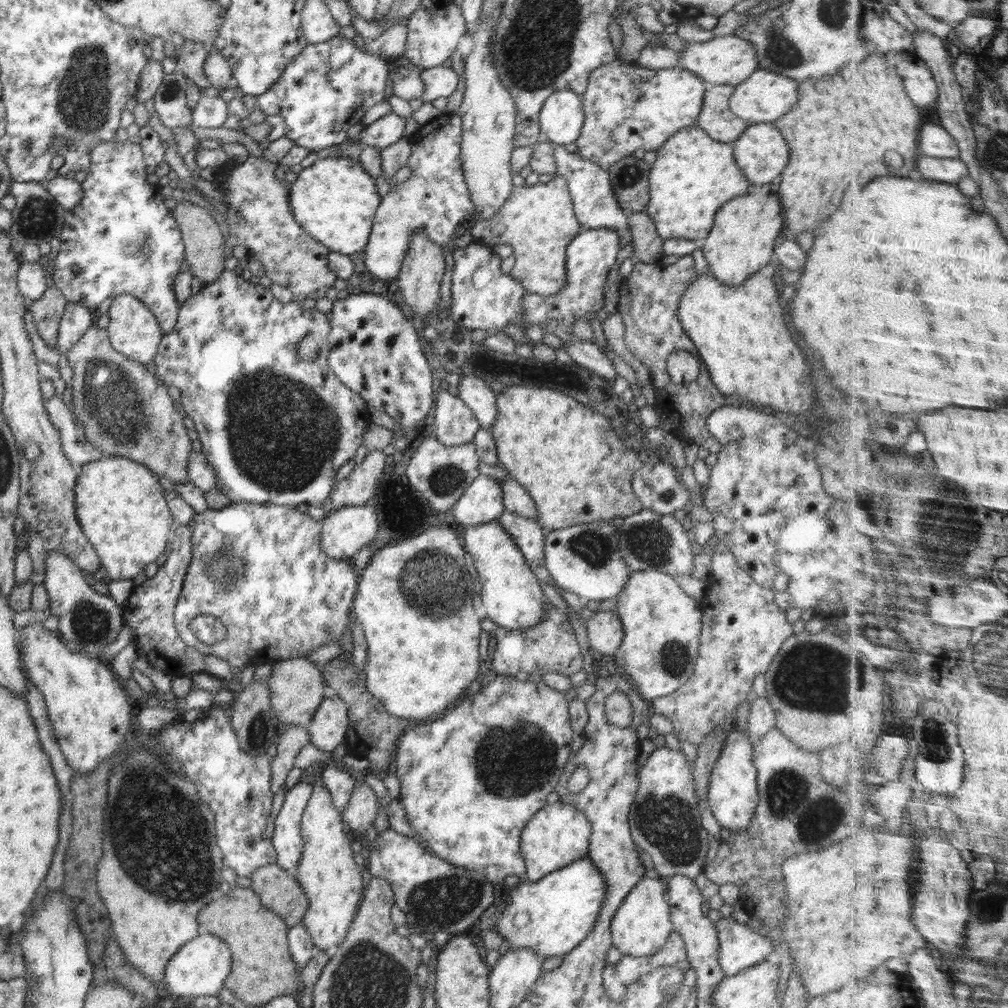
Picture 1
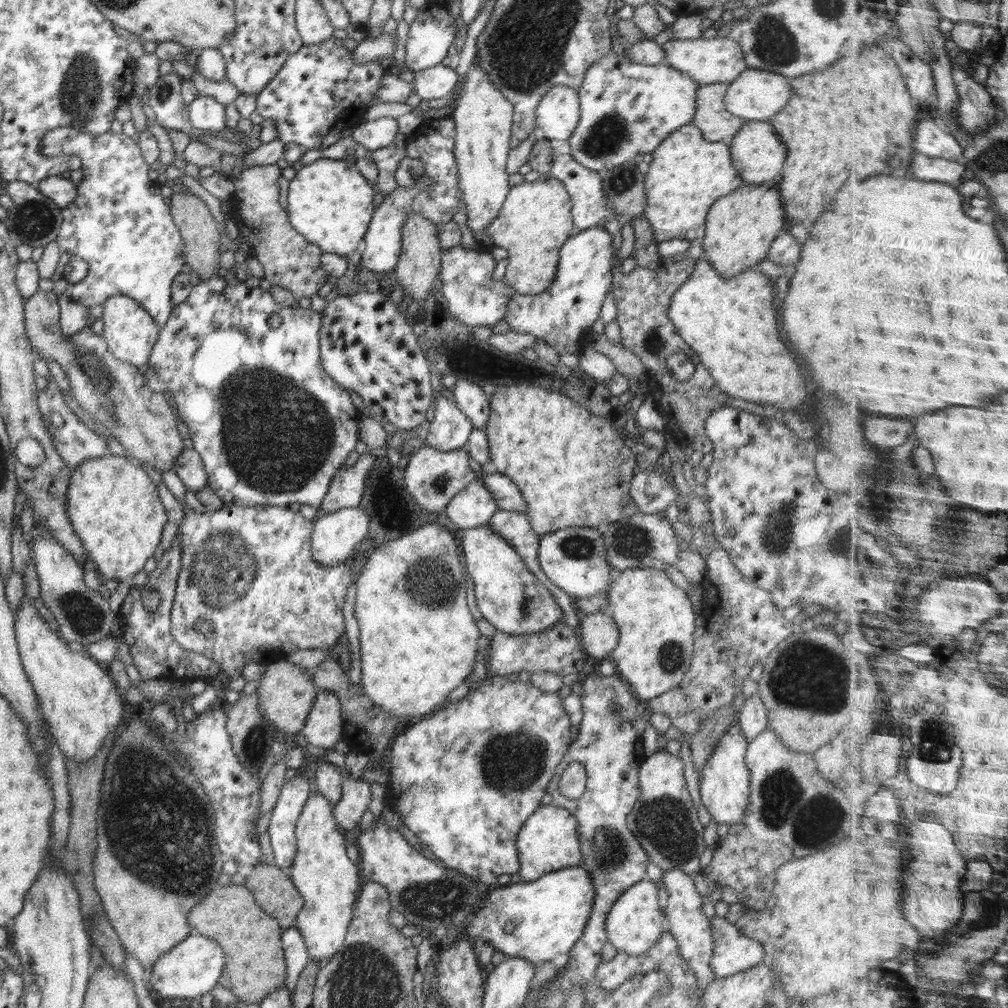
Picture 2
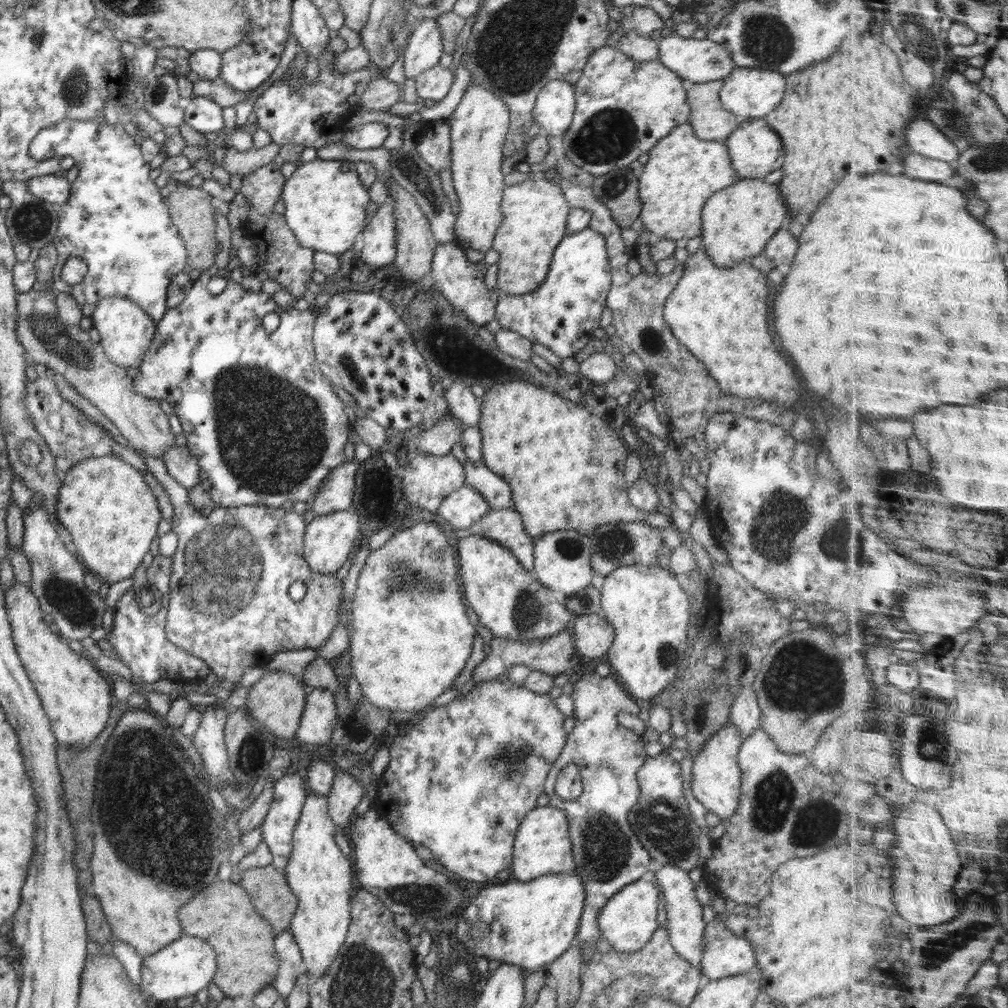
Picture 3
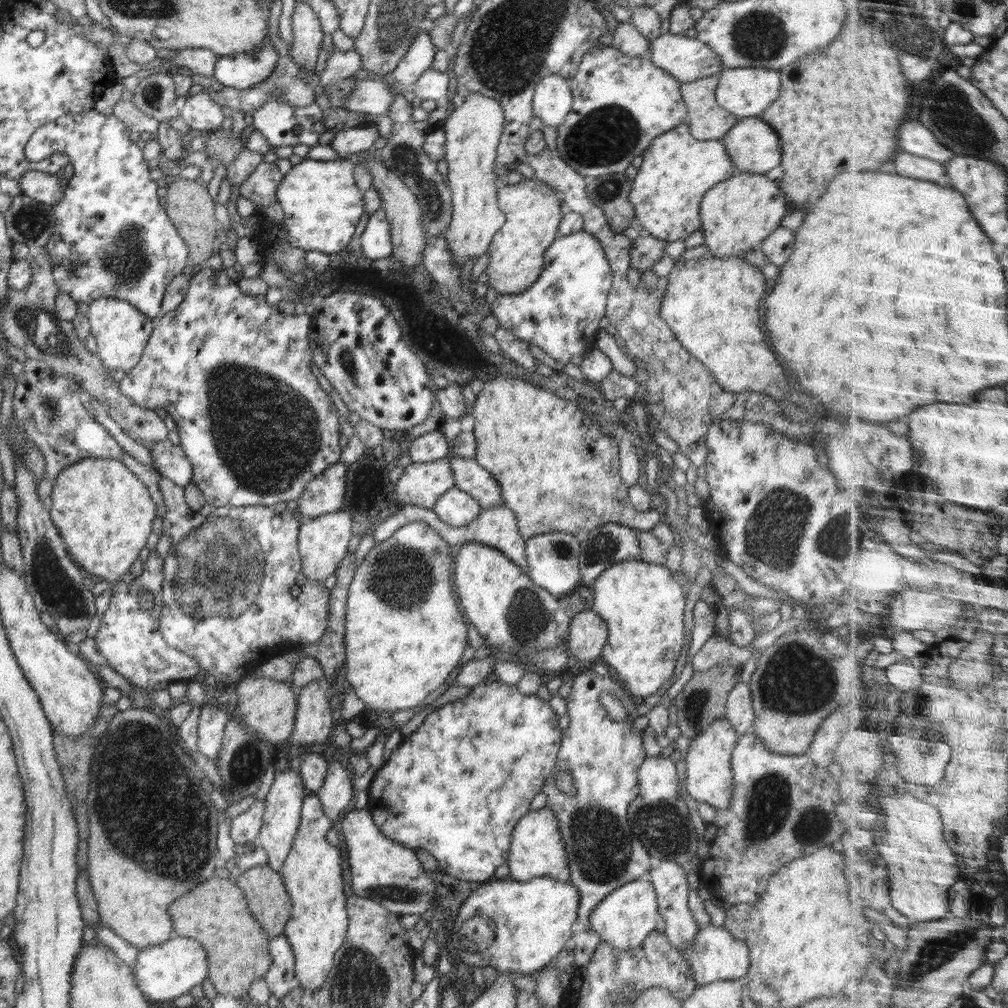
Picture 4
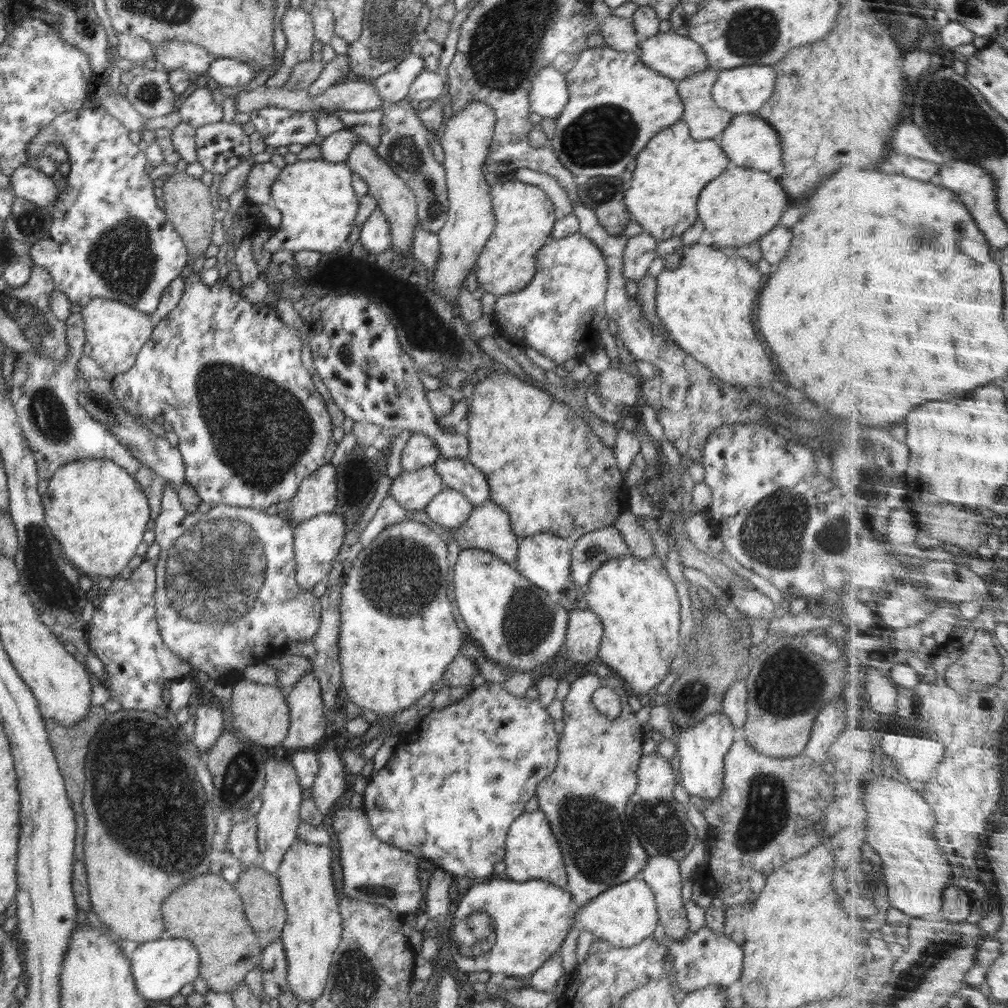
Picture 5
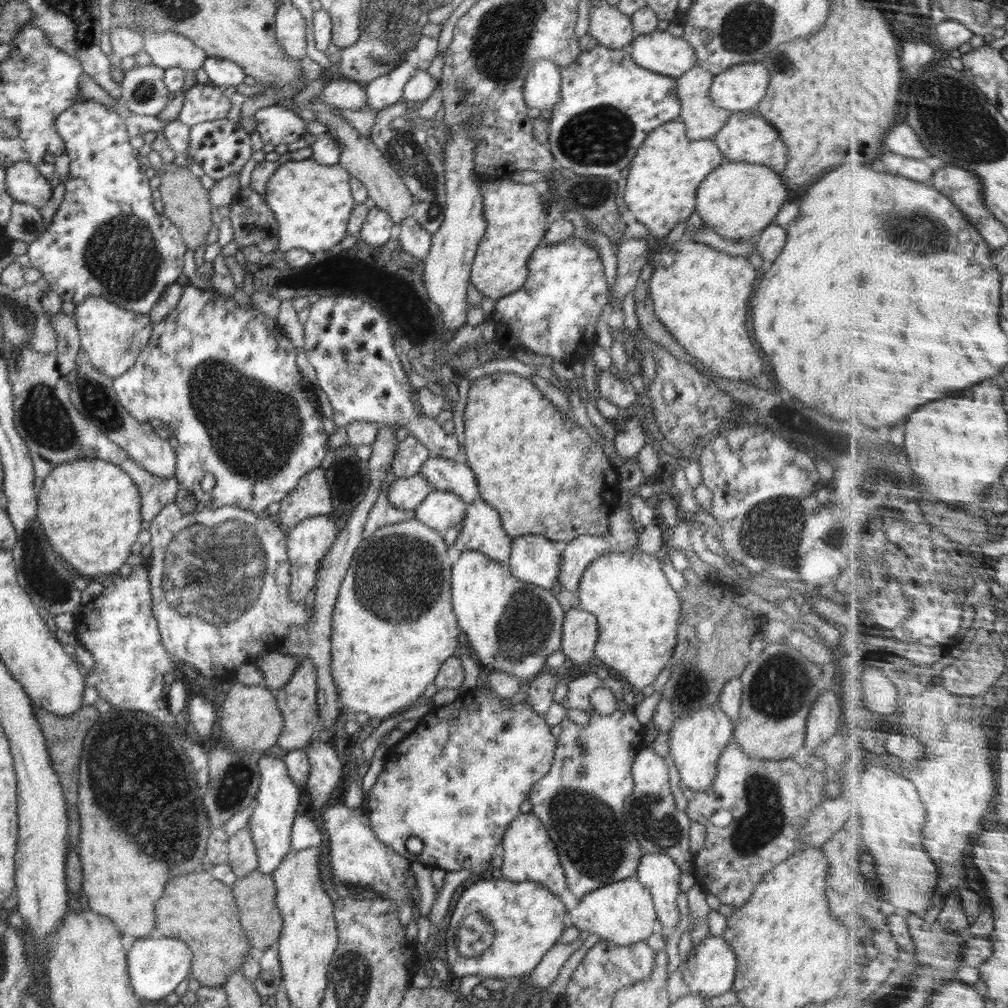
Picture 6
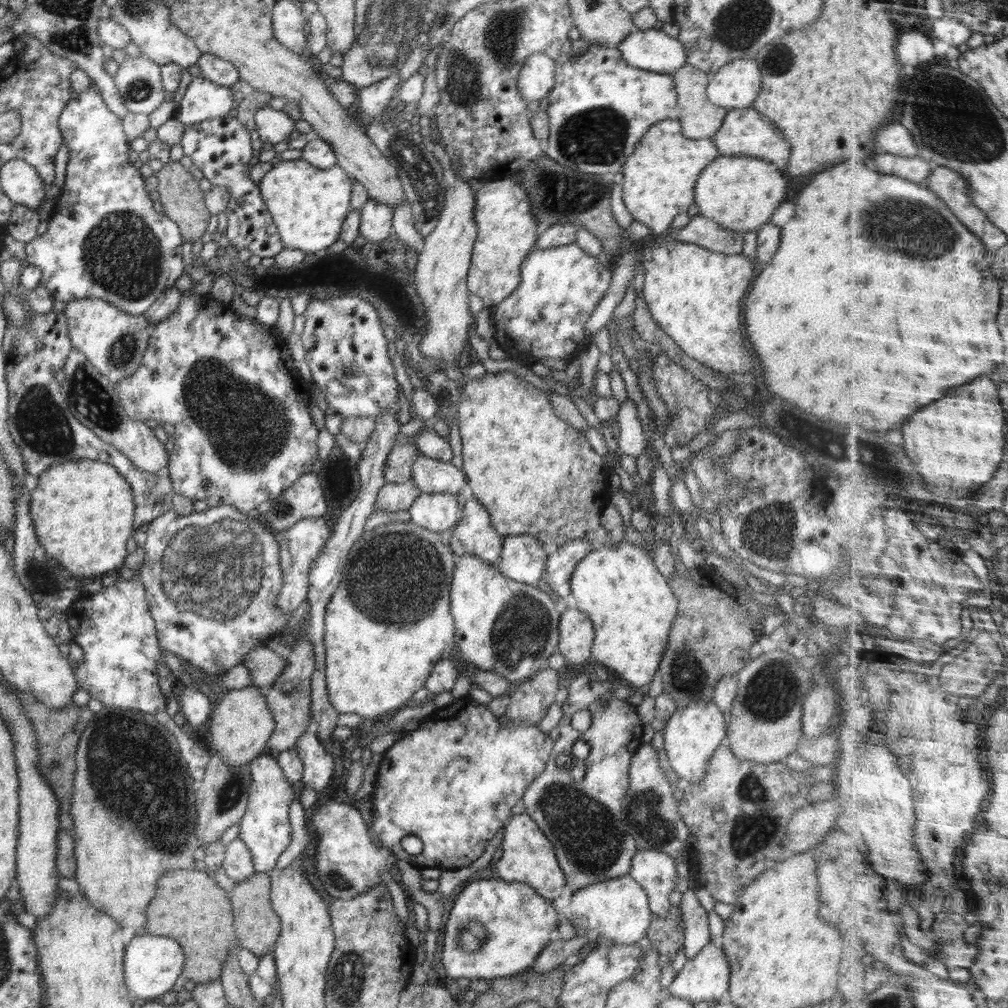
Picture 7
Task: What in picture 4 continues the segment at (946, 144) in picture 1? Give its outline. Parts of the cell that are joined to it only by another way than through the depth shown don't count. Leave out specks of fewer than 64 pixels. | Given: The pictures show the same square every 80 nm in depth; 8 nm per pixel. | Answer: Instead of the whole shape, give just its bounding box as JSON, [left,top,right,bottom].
[899,122,958,164]

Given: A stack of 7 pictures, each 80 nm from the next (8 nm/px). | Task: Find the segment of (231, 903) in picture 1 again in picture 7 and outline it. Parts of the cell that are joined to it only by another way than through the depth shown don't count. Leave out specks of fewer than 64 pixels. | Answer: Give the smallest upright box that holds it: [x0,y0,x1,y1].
[142,869,242,985]

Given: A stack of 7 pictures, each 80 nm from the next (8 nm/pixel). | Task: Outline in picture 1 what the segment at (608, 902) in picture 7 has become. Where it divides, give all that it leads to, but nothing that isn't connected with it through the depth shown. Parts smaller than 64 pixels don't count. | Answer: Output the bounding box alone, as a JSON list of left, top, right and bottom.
[611,874,672,956]

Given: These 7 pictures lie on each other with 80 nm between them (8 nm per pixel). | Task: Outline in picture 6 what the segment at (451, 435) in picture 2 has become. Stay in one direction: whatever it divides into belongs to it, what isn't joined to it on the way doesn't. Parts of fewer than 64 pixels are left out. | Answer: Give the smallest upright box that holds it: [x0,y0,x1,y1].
[391,435,430,478]

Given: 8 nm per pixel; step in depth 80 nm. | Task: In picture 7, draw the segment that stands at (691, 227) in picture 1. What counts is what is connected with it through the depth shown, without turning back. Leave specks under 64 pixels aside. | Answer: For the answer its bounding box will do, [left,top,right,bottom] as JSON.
[622,117,720,234]

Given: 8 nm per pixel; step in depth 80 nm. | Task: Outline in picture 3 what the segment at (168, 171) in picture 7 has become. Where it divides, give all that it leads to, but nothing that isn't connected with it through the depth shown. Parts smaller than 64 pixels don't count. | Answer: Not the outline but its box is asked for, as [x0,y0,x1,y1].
[168,184,220,274]

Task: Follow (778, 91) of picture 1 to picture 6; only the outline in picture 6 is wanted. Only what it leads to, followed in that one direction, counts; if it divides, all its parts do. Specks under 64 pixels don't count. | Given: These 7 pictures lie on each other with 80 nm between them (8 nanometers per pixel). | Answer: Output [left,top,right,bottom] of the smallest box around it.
[710,63,770,113]

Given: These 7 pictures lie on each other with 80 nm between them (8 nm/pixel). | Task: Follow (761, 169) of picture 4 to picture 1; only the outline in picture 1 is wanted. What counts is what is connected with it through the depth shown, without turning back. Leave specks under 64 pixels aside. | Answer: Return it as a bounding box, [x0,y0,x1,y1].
[731,123,790,185]

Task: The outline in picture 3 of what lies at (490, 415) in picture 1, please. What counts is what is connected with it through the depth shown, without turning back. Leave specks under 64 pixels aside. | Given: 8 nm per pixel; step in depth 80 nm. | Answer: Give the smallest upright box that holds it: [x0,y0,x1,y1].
[444,382,481,426]

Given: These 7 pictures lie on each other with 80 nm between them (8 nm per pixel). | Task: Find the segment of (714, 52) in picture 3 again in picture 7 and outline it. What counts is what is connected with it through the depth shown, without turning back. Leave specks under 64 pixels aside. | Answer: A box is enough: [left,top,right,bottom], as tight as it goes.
[618,29,688,75]

